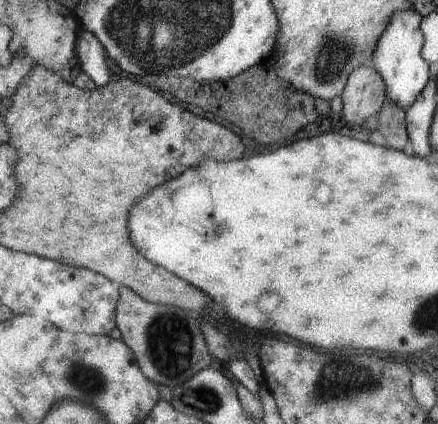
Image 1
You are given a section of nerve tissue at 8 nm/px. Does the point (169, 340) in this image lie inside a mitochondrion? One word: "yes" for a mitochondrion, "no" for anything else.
yes

